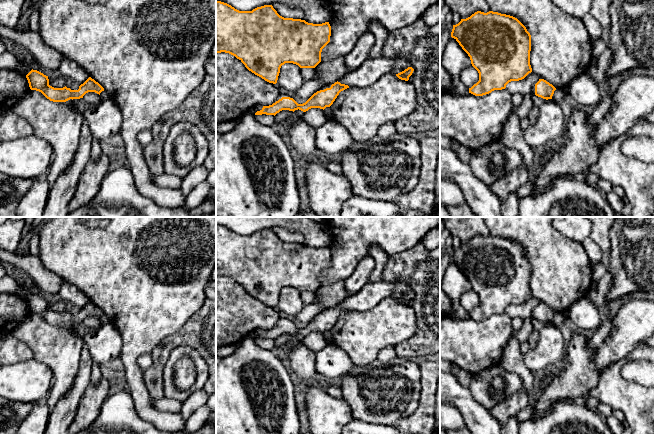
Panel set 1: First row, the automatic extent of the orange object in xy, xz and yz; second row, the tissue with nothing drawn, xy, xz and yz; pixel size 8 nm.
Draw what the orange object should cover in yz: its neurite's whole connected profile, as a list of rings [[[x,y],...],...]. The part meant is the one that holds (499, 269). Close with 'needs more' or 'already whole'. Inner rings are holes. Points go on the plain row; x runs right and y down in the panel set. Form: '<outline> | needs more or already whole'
[[[477,235],[453,249],[451,261],[468,278],[472,290],[479,297],[479,305],[469,312],[469,317],[483,320],[494,314],[502,314],[511,305],[524,303],[532,296],[530,289],[531,259],[515,241],[489,235]]] | already whole

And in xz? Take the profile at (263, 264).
[[[216,225],[216,277],[225,276],[235,280],[249,295],[269,307],[277,307],[280,292],[285,287],[293,287],[300,292],[315,292],[321,286],[322,273],[330,266],[330,260],[329,246],[313,248],[301,243],[284,242],[272,229],[239,235],[227,227]]] | already whole

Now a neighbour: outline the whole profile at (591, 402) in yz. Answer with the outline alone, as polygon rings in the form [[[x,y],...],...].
[[[588,395],[586,396],[586,400],[585,400],[585,406],[593,411],[597,412],[597,407],[598,407],[599,401],[597,398],[595,398],[592,395]]]

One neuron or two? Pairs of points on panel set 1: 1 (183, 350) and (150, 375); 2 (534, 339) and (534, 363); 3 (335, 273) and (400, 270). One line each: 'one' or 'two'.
1: two
2: two
3: two

